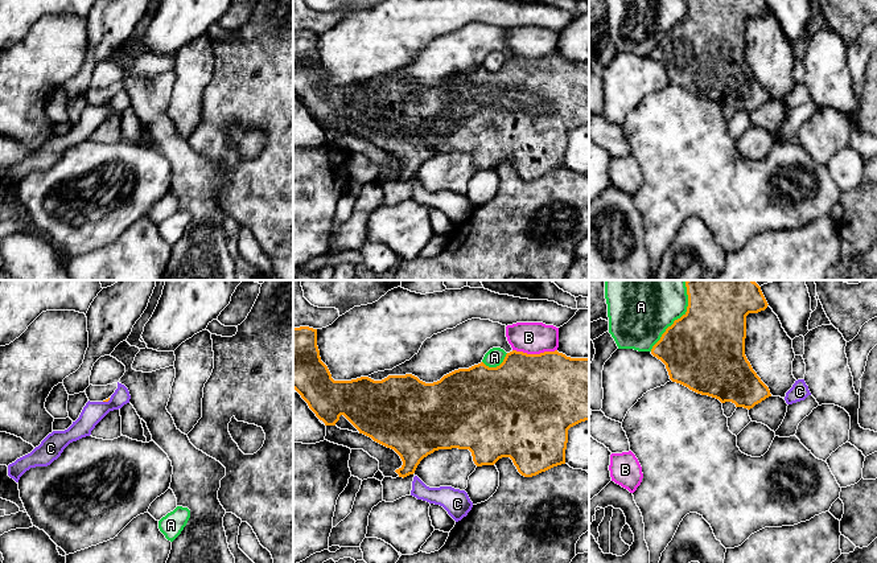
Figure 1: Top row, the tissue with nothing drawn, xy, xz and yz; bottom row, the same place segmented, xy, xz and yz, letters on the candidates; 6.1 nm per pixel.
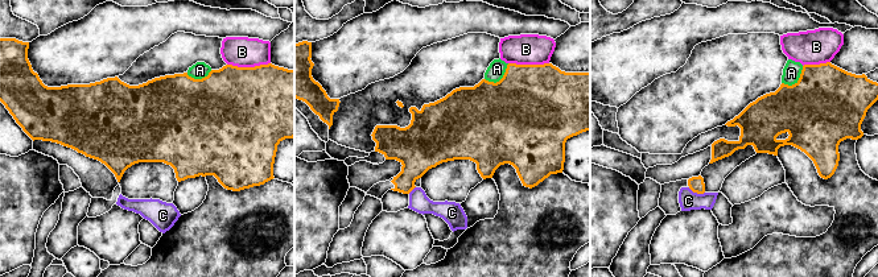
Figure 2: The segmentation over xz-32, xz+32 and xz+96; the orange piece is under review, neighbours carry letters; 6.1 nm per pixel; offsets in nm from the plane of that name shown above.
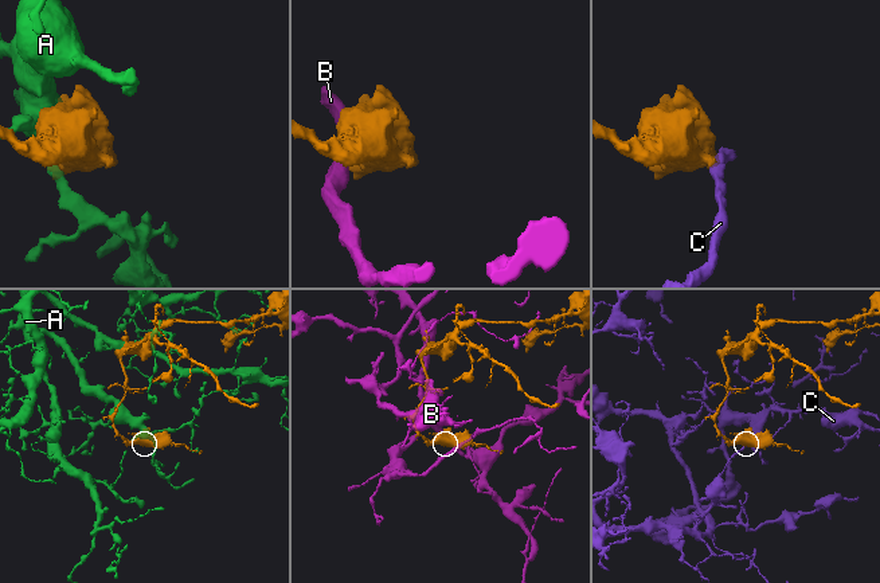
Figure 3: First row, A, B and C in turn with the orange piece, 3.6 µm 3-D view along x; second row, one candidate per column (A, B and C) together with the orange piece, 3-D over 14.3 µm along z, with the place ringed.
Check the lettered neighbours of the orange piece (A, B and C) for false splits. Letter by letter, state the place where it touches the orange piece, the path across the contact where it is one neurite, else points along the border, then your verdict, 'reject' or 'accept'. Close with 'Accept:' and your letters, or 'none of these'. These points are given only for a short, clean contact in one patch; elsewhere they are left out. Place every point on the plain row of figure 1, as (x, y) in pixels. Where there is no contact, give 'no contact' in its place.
A: meets orange in yz at (674, 27); reject
B: meets orange in xz at (535, 58); reject
C: meets orange in xy at (106, 105); border along xy (110, 102), (103, 106); reject
Accept: none of these

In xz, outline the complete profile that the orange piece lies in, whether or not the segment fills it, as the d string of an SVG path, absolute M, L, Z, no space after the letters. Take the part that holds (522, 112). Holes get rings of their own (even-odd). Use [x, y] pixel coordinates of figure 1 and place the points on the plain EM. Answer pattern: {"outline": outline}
{"outline": "M300 30L293 32L293 93L325 130L335 130L343 119L359 137L394 153L403 165L395 176L403 182L413 178L428 159L452 152L469 153L477 170L494 169L499 163L510 161L522 180L532 181L565 168L568 133L589 124L589 62L571 62L557 54L540 58L512 54L497 71L481 66L454 74L433 87L412 78L388 79L382 85L368 81L334 85L321 65L317 33Z"}

